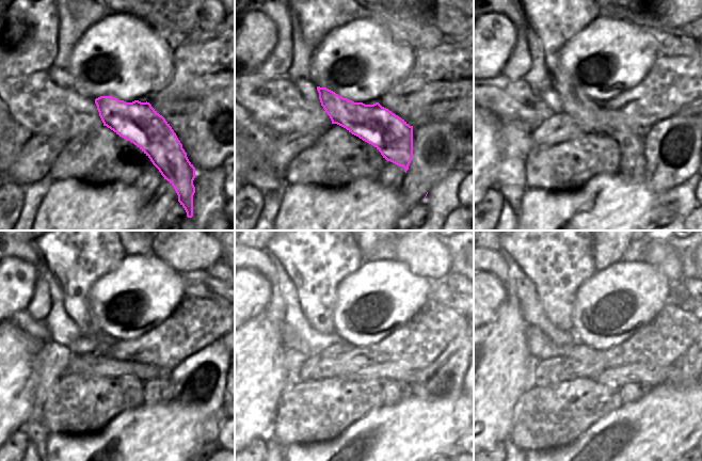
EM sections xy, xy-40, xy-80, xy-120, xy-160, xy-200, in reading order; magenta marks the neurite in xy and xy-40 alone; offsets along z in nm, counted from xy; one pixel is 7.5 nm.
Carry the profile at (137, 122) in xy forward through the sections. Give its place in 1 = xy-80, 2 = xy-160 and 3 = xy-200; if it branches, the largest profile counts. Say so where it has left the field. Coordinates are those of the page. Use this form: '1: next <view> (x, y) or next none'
1: next xy-80 (556, 13)
2: next xy-160 (319, 252)
3: next xy-200 (556, 252)

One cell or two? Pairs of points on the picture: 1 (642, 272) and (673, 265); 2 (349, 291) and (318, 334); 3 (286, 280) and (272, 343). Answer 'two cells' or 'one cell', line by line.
1: two cells
2: two cells
3: two cells

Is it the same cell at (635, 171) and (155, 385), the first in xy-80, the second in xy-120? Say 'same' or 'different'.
same

